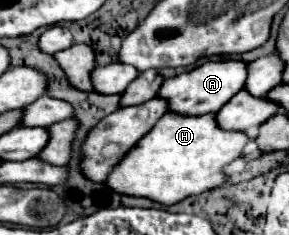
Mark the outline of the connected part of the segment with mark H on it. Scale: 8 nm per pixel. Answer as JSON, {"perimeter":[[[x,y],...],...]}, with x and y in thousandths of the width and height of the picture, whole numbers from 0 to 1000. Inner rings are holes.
{"perimeter":[[[578,477],[564,502],[543,511],[543,528],[488,596],[474,596],[474,613],[426,664],[426,681],[391,706],[384,740],[363,766],[363,791],[426,834],[516,843],[564,877],[599,877],[599,868],[640,851],[647,834],[682,834],[682,826],[702,826],[716,809],[765,791],[785,766],[785,749],[772,740],[772,706],[785,706],[813,672],[827,672],[855,604],[862,604],[862,587],[848,562],[841,570],[779,562],[779,553],[751,545],[737,485],[612,494],[612,485]]]}

